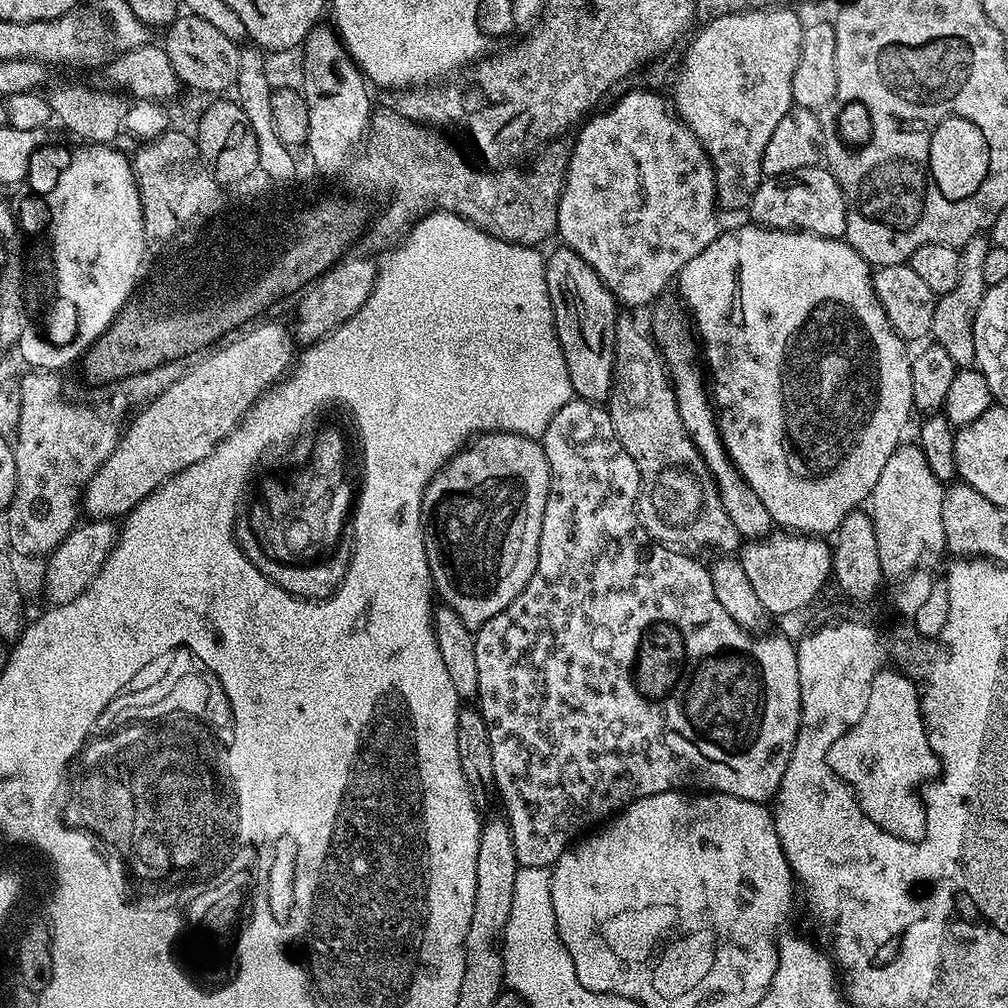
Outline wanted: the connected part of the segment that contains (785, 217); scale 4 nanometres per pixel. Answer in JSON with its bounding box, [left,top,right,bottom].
[747,166,846,240]

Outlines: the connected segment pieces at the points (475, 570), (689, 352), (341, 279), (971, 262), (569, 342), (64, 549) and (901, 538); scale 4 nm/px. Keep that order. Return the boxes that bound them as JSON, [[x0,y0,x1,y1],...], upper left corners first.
[[420,432,551,630],[650,308,774,541],[294,256,378,345],[930,234,989,366],[544,246,618,401],[44,518,118,606],[870,443,945,578]]

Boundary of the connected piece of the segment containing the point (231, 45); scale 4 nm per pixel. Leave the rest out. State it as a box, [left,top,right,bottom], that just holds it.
[162,14,240,94]

